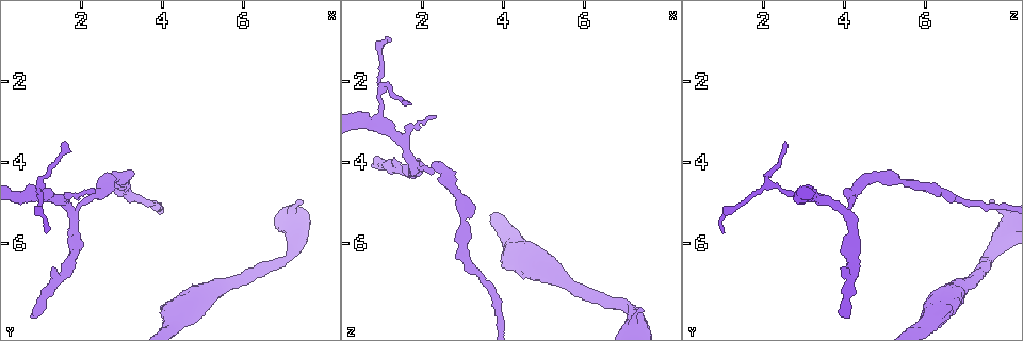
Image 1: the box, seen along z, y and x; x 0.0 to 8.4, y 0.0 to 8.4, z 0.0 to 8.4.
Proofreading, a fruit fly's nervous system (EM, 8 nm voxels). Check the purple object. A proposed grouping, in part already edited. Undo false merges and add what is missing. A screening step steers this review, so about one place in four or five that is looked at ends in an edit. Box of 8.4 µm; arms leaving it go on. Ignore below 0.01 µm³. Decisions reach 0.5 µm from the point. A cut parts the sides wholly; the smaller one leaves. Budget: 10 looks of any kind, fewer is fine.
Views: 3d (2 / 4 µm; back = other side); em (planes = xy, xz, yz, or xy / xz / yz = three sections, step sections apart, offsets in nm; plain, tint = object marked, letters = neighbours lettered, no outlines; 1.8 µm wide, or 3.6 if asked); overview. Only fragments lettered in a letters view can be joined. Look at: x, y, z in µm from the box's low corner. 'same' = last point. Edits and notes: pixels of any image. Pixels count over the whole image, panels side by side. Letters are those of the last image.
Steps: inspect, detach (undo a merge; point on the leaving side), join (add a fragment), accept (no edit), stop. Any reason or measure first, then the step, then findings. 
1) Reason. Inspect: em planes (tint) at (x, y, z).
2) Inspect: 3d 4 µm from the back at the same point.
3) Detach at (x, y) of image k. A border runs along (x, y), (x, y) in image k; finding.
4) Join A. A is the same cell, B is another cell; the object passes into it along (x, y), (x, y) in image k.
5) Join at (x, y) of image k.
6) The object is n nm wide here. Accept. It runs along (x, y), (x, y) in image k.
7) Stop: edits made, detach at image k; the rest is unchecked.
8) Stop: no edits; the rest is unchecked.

Branch stops here. Inspect: em planes (plain) at (1.15, 5.75, 1.00).

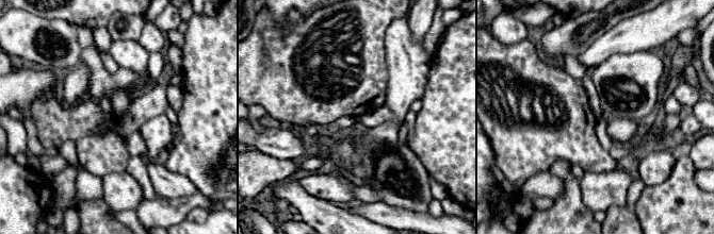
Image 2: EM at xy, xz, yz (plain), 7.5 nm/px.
Inspect: em planes (letters) at the same point.

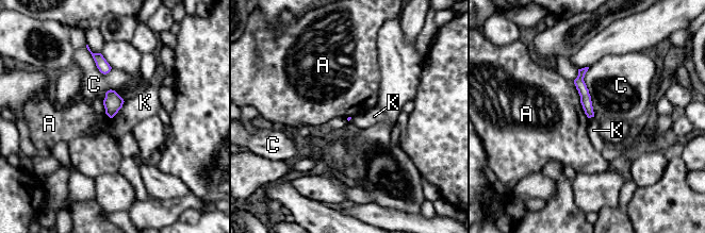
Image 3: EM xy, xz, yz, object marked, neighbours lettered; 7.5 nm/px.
The longest contact is with C, 380 nm. Accept. A, C and K are other cells; it runs along (580, 71), (580, 86), (591, 114) in image 3; none of them fits.

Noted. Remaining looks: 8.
Four-way junction. Inspect: 3d 4 µm from the back at (1.05, 4.75, 3.10).

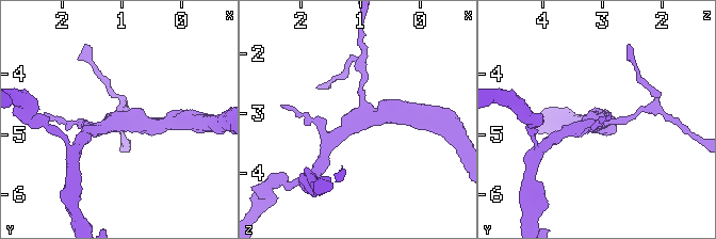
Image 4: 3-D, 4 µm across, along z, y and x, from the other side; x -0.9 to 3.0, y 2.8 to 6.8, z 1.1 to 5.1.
Inspect: em yz step 8 (tint) at (1.10, 4.80, 3.15).

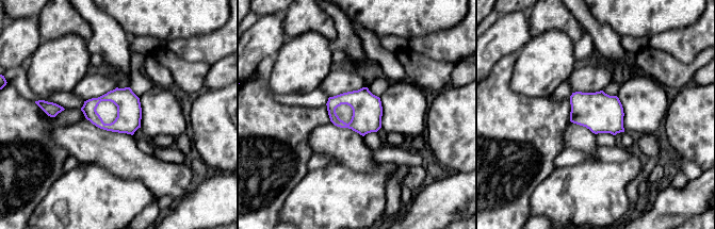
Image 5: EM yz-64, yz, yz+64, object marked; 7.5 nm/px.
Another direction. Inspect: em planes (letters) at the same point.

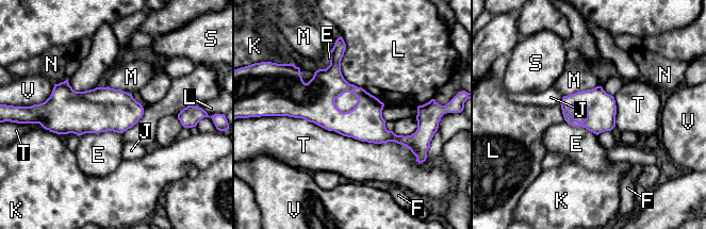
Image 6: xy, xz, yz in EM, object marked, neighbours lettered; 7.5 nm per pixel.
4 arms meet here. Accept. E, F, J, K, L, M, N, S, T and V are other cells; it runs along (289, 108), (411, 137) in image 6; one neuron here.

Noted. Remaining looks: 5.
Inspect: em yz step 8 (tint) at (0.75, 7.85, 4.10).

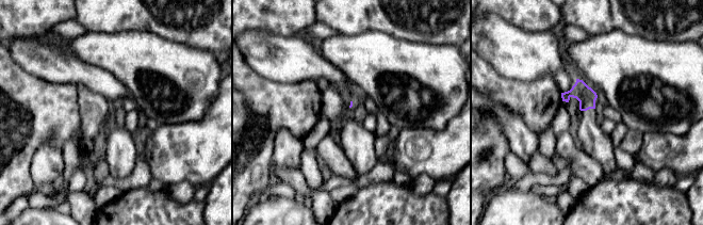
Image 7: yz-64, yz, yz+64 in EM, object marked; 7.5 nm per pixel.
Cut it another way. Inspect: em planes (letters) at the same point.

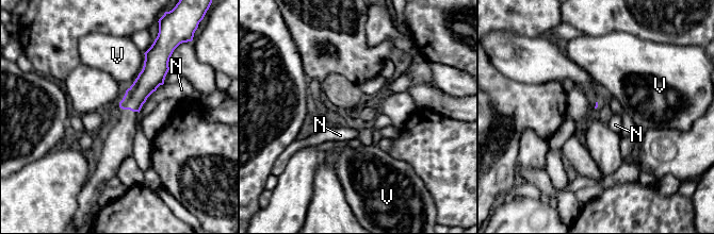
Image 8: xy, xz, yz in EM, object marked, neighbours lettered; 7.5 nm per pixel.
Accept. N and V are other cells; a border runs along (163, 83), (147, 98), (139, 113) in image 8; none of them fits.

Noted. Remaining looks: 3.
Sudden change in width. Inspect: 3d 4 µm at (2.50, 4.75, 4.10).

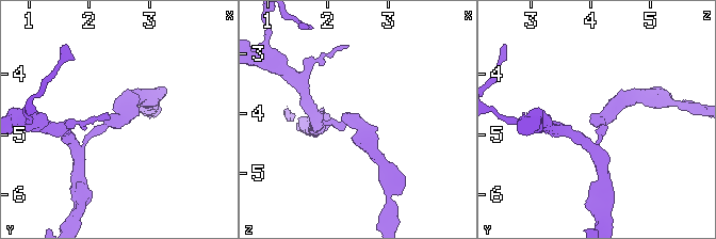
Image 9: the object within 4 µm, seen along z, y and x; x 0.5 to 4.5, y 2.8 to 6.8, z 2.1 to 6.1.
The arms are 180, 240 nm wide. Inspect: em yz step 16 (tint) at (2.50, 4.75, 4.15).

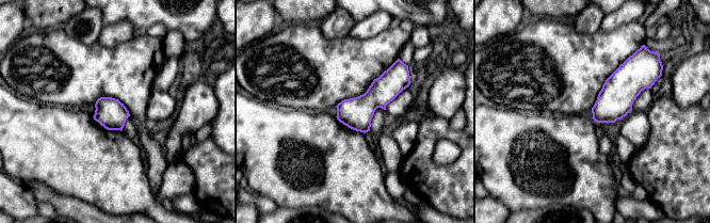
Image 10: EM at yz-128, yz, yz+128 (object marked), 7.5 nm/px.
Inspect: em planes (letters) at the same point.

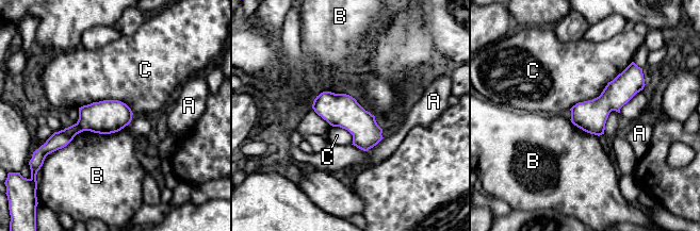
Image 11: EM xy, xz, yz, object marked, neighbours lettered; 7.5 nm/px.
Detach at (59, 139) of image 11. A, B and C are other cells; a border runs along (76, 124), (83, 130) in image 11; a second neuron is stuck on.

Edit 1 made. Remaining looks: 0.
Stop: edits made, detach at image 11; the rest is unchecked.

